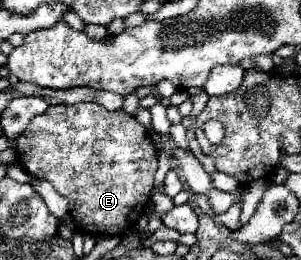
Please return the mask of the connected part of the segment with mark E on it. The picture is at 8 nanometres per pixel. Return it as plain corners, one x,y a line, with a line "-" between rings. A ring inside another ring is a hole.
96,103
52,105
46,113
36,115
28,123
26,131
16,139
16,159
26,173
36,179
46,179
62,197
68,199
68,215
76,223
76,231
92,237
120,237
136,227
140,215
150,203
154,173
158,169
158,151
146,127
122,109
108,111

